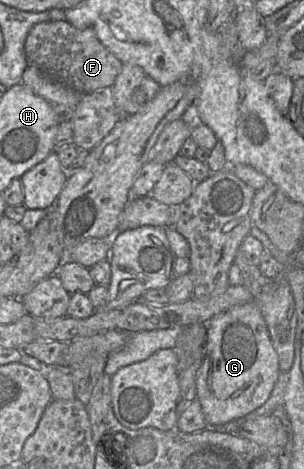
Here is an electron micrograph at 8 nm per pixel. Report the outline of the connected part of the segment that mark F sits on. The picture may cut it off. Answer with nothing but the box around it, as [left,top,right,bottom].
[24,20,123,94]

